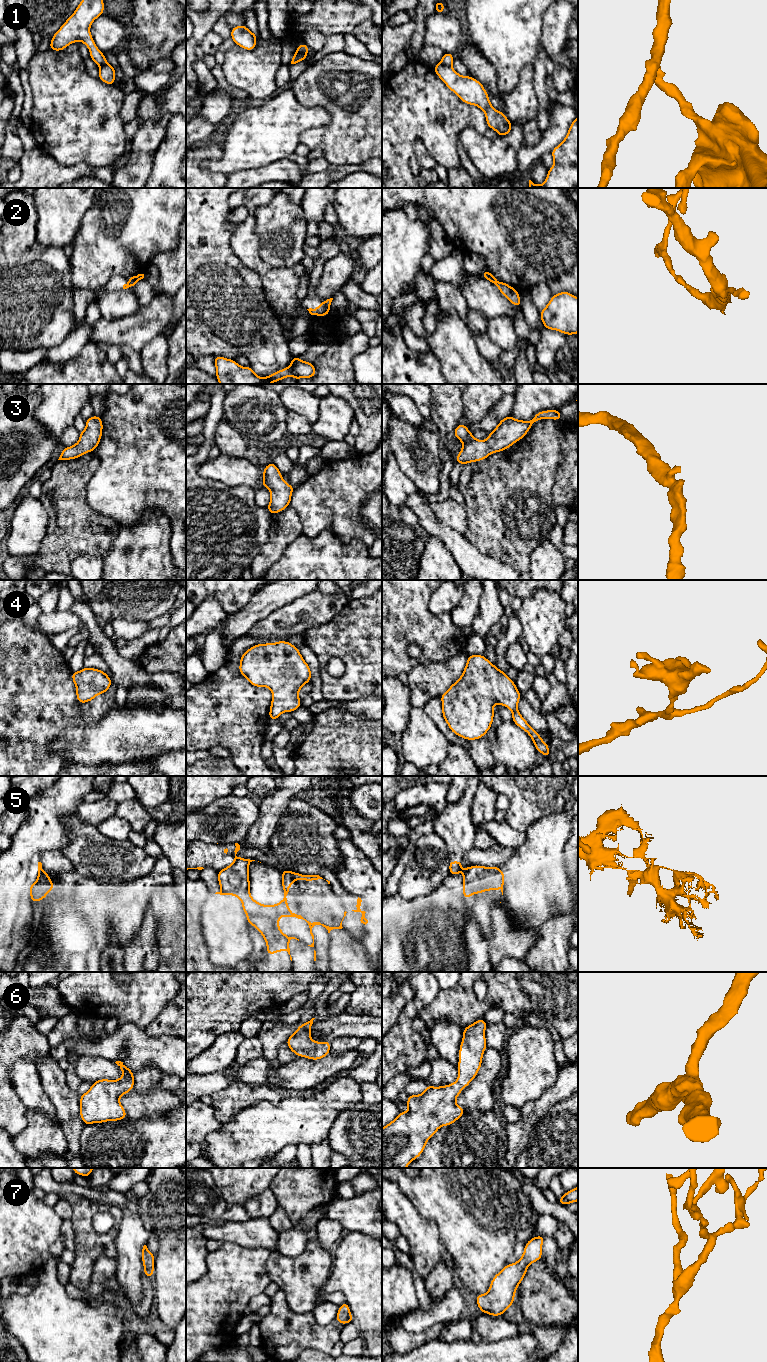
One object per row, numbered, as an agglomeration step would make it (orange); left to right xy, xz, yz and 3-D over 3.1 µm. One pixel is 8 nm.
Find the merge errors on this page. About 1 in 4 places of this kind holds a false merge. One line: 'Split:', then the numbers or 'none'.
Split: 1, 2, 5

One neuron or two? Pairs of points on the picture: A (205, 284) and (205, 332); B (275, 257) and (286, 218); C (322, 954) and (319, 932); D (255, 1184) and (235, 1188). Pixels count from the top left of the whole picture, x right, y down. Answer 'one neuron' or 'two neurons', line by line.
A: one neuron
B: one neuron
C: one neuron
D: one neuron

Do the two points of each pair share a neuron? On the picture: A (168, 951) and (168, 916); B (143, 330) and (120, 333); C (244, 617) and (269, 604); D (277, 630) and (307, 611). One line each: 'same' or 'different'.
A: same
B: same
C: same
D: same

